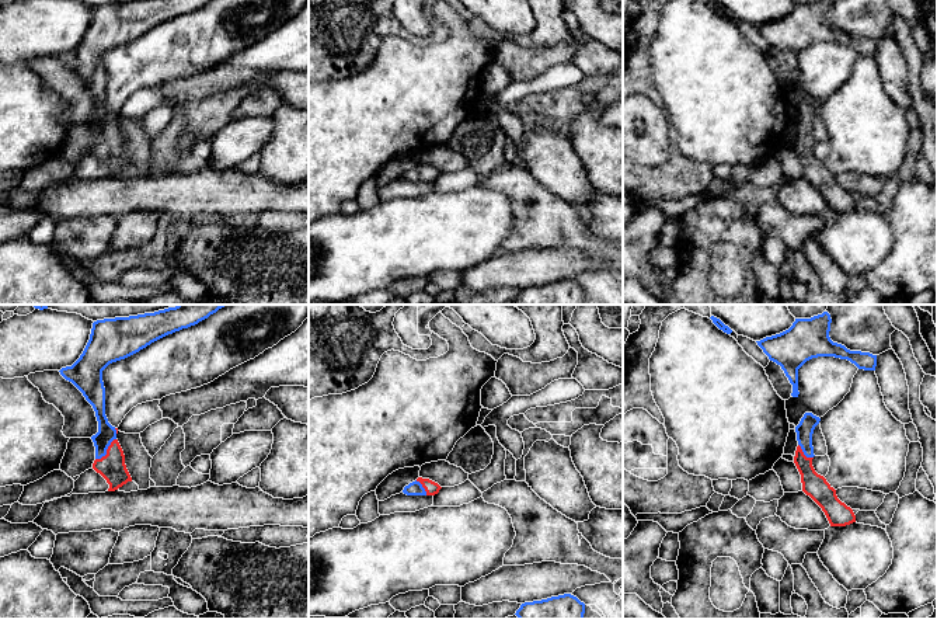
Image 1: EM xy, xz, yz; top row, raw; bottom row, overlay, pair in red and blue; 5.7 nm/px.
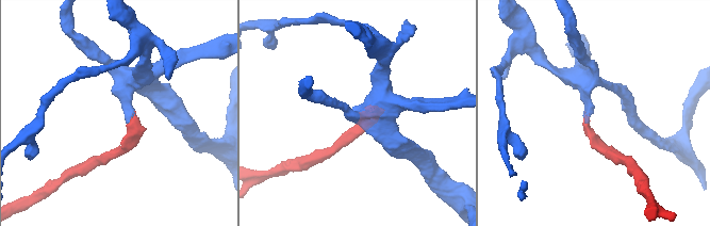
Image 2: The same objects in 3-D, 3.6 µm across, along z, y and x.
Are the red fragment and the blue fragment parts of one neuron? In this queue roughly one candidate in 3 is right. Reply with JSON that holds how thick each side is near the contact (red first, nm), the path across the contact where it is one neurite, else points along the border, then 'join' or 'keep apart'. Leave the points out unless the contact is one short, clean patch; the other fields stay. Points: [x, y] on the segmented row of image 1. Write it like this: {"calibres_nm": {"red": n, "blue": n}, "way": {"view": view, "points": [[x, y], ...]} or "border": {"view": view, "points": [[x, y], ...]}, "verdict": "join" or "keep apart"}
{"calibres_nm": {"red": 150, "blue": 100}, "way": {"view": "xy", "points": [[112, 468], [107, 451], [107, 433]]}, "verdict": "join"}

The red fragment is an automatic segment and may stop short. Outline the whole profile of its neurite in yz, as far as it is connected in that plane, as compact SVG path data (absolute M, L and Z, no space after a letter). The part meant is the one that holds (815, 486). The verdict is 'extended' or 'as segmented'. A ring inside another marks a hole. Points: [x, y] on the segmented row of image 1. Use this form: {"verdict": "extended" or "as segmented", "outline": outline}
{"verdict": "extended", "outline": "M805 413L795 427L798 446L794 463L801 474L802 491L822 508L830 526L846 526L856 522L853 510L837 498L836 490L812 466L812 434L819 421L812 413Z"}

